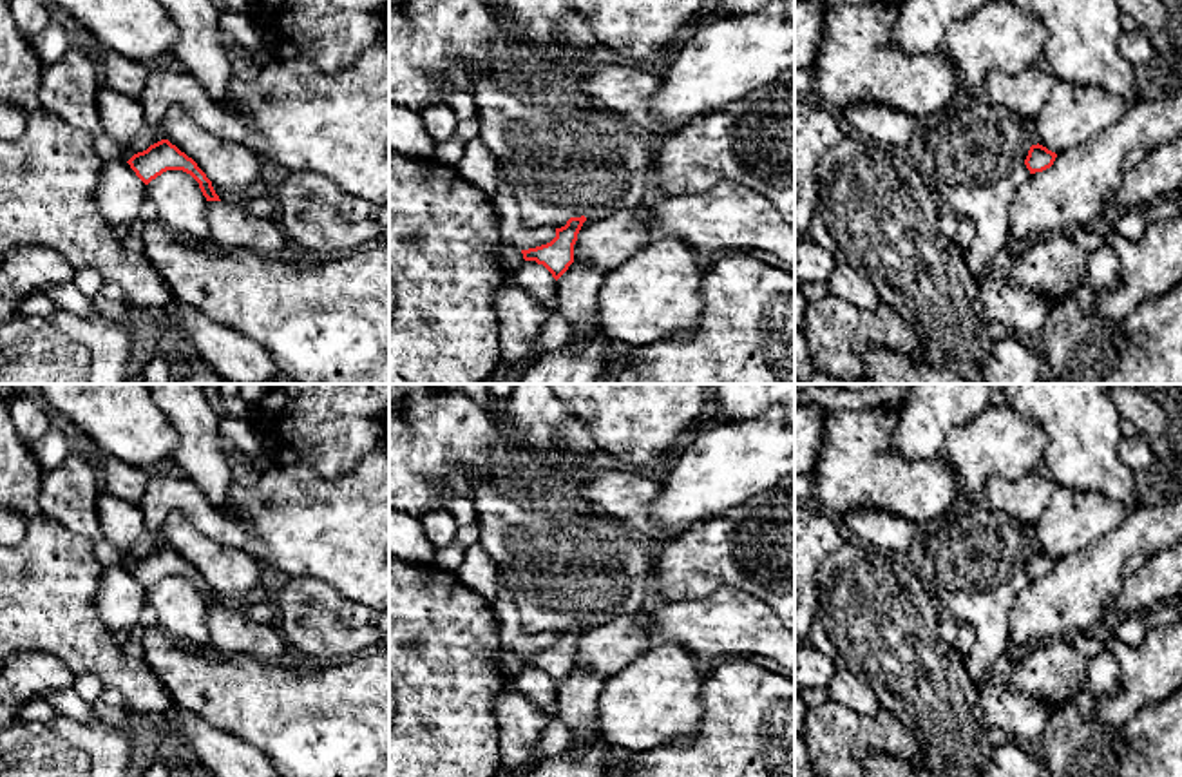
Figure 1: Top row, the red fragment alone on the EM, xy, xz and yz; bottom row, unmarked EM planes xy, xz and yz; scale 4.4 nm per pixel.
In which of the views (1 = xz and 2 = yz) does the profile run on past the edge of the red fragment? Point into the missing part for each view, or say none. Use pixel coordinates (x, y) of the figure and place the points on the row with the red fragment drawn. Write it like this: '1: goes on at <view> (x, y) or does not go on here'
1: does not go on here
2: does not go on here

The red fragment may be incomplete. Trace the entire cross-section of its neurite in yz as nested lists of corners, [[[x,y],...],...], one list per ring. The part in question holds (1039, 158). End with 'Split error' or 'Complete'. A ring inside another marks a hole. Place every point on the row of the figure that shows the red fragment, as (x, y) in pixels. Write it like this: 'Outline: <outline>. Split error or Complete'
Outline: [[[1037,143],[1030,147],[1025,165],[1030,170],[1030,174],[1035,174],[1050,168],[1055,158],[1057,158],[1055,152]]]. Complete

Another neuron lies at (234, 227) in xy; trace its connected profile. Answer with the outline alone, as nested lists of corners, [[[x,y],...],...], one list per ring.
[[[208,201],[210,241],[228,252],[250,250],[259,255],[286,255],[288,237],[275,219],[257,217],[244,205]]]

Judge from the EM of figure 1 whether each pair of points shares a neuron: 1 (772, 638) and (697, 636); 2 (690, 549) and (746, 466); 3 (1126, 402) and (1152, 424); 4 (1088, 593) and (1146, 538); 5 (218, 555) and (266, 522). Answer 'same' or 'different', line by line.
1: same
2: different
3: same
4: same
5: different

